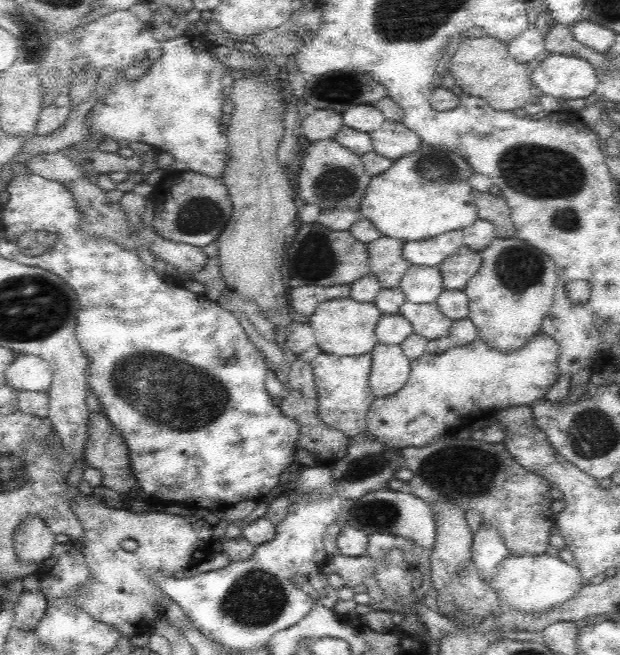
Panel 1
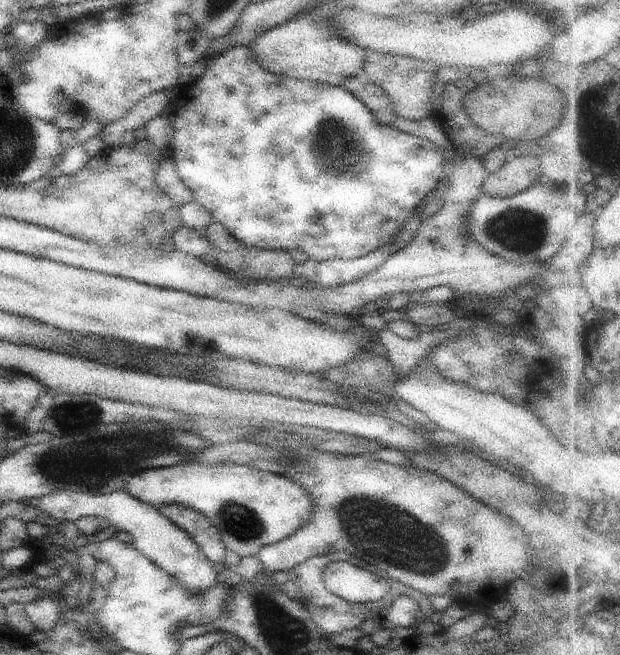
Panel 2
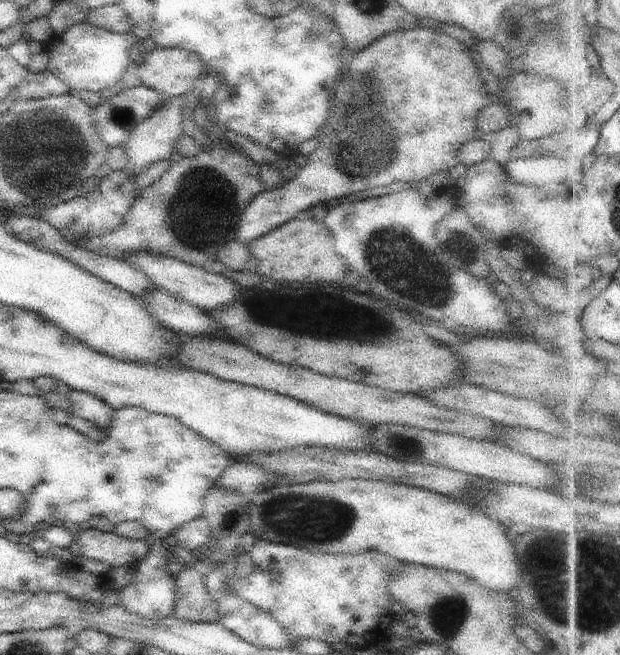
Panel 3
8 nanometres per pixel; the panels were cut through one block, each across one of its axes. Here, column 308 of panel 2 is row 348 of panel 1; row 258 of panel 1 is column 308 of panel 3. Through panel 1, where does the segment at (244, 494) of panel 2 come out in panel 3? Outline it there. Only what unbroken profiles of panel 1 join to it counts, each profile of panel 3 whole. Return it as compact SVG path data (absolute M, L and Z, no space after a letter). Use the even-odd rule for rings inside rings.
M361 478L347 480L313 480L303 484L278 484L257 492L249 499L249 530L255 538L281 542L307 552L363 554L375 550L400 562L419 564L459 572L493 592L505 592L519 582L519 566L513 546L505 536L505 526L485 516L470 503L418 487L375 482Z

